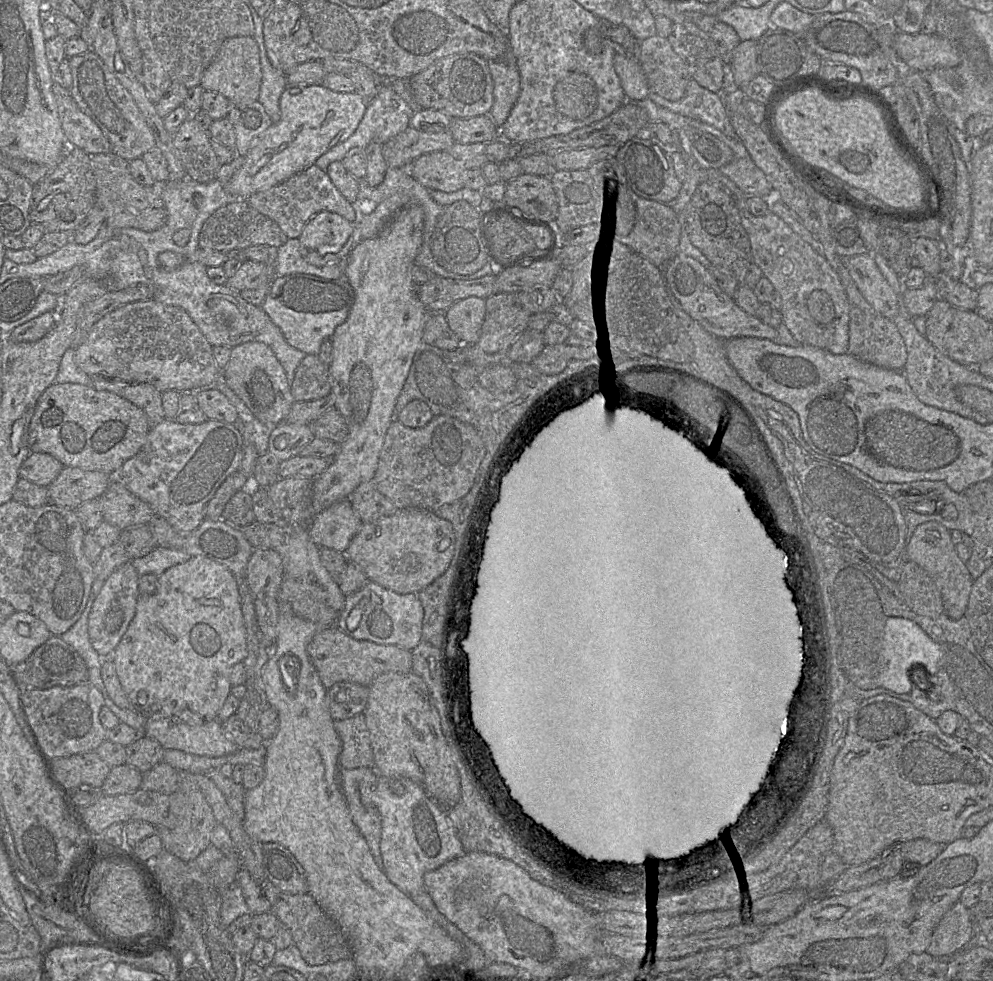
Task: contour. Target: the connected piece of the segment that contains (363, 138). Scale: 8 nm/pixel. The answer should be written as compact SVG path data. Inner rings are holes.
M380 80L378 85L378 93L368 103L366 112L359 123L355 132L344 142L337 144L329 151L320 156L315 165L326 171L328 166L335 161L340 161L346 156L347 152L352 148L364 149L370 143L384 144L393 137L397 136L409 127L409 120L414 115L414 112L387 82L389 80Z

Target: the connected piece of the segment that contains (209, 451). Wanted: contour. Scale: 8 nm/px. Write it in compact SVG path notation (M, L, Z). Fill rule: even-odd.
M164 418L152 425L139 452L128 459L116 478L136 497L146 502L155 515L163 517L178 533L191 533L205 518L205 507L228 476L239 470L243 436L227 422L208 419L198 424L181 424Z

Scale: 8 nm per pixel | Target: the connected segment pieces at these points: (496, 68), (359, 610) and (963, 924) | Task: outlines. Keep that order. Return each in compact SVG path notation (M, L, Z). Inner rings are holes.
M509 51L503 60L487 60L493 80L493 107L489 113L493 122L501 128L520 93L520 76L516 60Z
M369 581L360 590L345 597L345 605L335 626L356 640L367 640L379 645L396 645L411 651L422 641L423 607L417 593L399 594Z
M956 902L934 929L926 952L939 958L962 950L973 937L973 923L969 908Z

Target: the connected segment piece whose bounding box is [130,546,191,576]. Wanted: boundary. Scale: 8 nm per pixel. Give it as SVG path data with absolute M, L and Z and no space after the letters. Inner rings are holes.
M157 546L144 557L130 560L139 576L144 574L161 575L168 568L184 563L191 558L191 555L171 548Z

